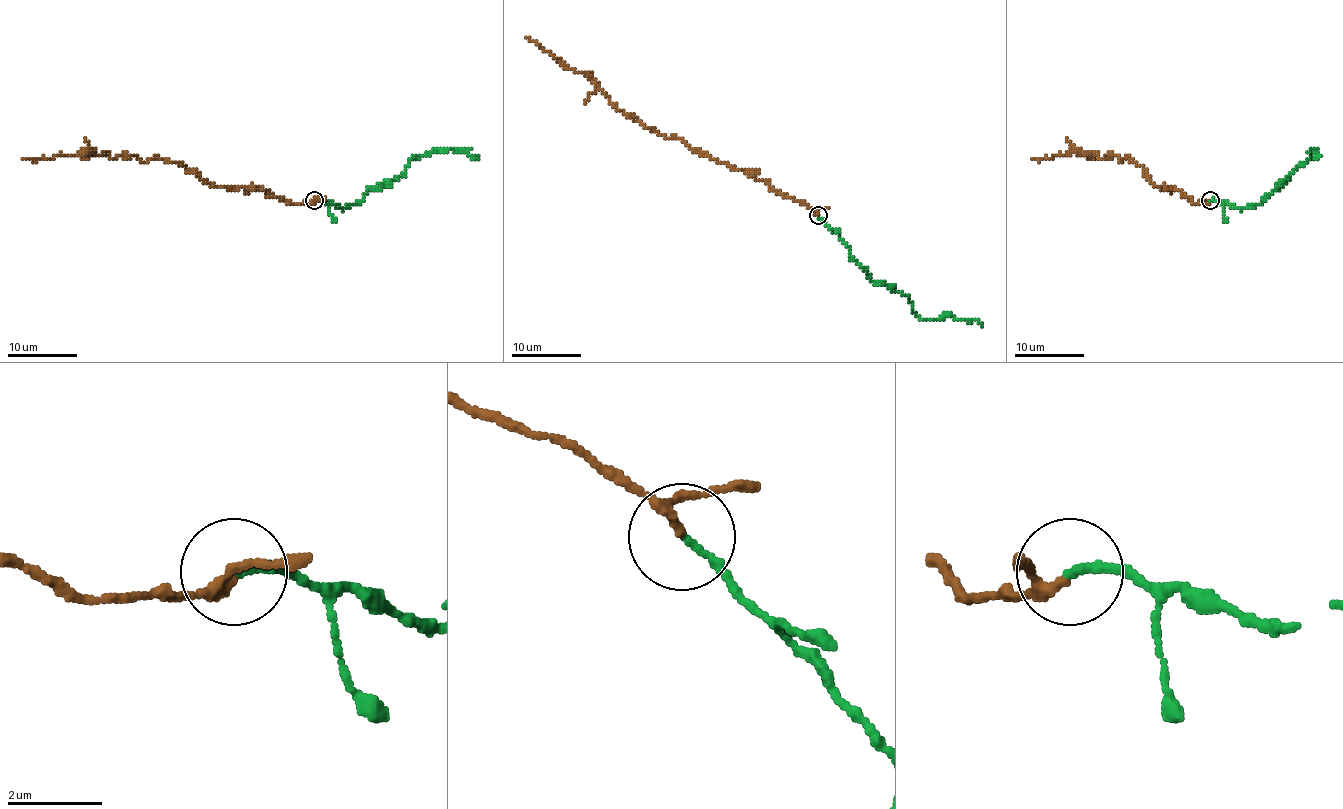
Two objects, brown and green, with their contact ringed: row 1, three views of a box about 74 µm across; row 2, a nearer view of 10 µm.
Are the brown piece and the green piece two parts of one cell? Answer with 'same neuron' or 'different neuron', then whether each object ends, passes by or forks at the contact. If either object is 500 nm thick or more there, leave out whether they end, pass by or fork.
same neuron | brown passes by | green ends

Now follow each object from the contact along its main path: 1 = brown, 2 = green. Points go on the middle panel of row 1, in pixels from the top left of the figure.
1: (817, 216), (765, 181), (626, 117), (588, 77), (575, 73), (527, 37)
2: (817, 216), (875, 282), (885, 282), (895, 292), (902, 292), (918, 317), (974, 318), (982, 325)

